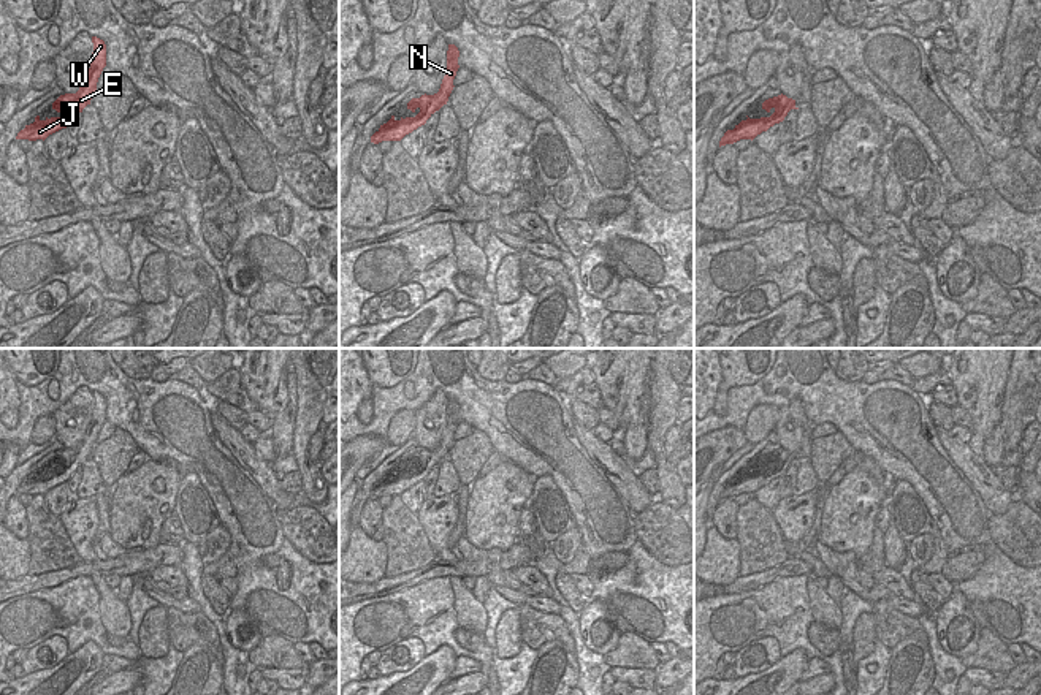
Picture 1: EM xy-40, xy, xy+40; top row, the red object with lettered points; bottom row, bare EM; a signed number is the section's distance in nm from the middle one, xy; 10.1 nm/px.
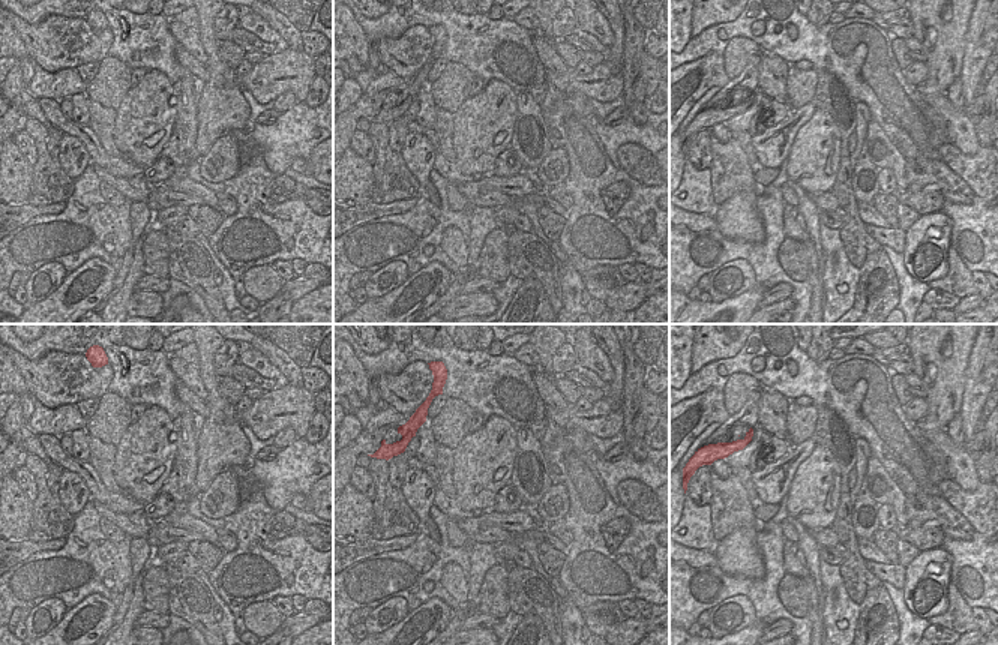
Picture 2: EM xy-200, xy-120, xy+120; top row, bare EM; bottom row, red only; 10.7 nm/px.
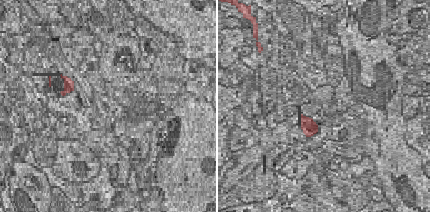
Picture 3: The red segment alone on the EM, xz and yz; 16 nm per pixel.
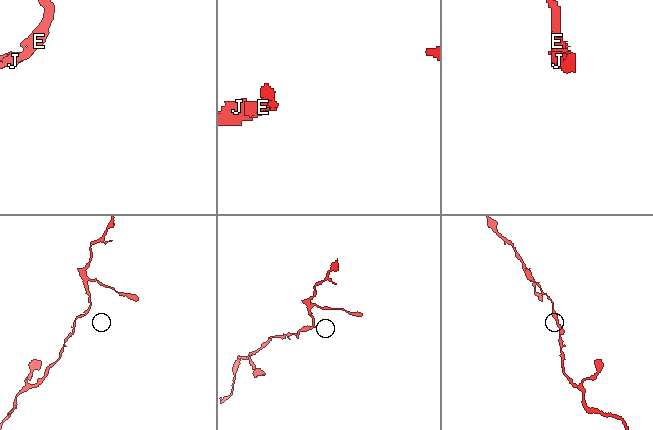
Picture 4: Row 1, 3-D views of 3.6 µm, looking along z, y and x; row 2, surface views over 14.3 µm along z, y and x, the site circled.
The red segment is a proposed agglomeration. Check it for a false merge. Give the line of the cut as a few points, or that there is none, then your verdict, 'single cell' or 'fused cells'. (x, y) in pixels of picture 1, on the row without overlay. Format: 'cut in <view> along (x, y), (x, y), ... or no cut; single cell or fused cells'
no cut; single cell

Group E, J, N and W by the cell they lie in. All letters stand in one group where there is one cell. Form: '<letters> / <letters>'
E J N W

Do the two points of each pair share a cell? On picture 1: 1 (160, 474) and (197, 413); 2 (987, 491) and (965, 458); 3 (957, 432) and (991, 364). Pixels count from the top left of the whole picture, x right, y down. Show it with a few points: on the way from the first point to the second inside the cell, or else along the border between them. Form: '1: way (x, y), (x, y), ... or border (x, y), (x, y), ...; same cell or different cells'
1: border (149, 458), (171, 464), (183, 475); different cells
2: way (983, 483), (981, 475), (973, 466); same cell
3: border (970, 429), (968, 444); different cells

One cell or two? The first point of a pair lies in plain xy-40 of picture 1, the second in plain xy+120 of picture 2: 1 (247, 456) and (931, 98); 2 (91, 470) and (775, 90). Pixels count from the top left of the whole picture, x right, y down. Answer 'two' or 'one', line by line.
1: one
2: two

